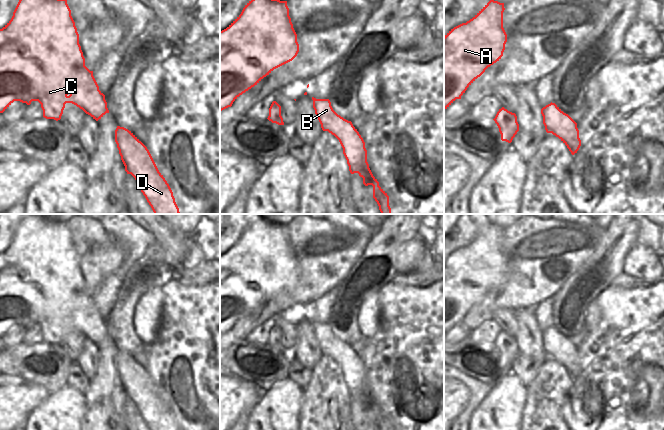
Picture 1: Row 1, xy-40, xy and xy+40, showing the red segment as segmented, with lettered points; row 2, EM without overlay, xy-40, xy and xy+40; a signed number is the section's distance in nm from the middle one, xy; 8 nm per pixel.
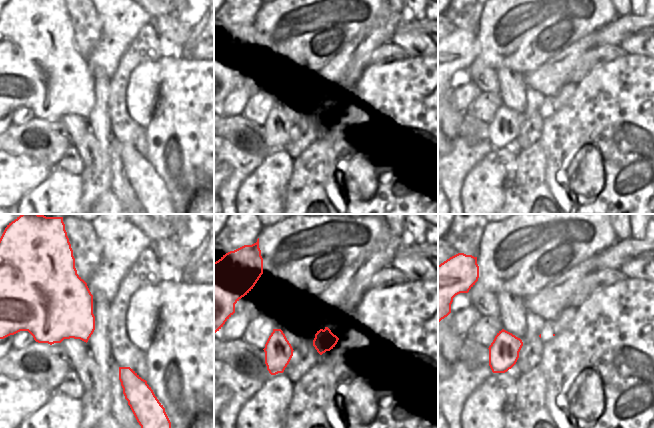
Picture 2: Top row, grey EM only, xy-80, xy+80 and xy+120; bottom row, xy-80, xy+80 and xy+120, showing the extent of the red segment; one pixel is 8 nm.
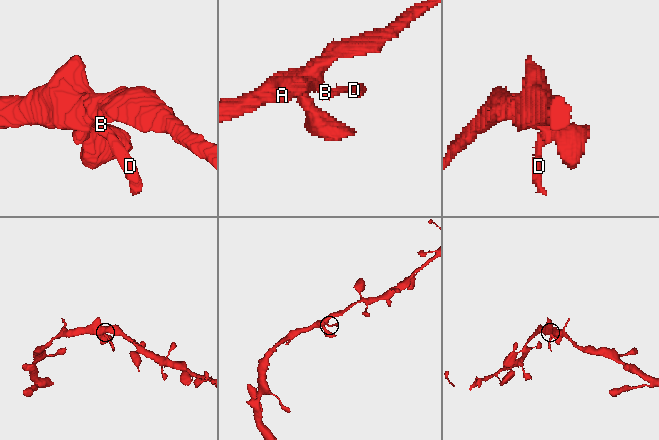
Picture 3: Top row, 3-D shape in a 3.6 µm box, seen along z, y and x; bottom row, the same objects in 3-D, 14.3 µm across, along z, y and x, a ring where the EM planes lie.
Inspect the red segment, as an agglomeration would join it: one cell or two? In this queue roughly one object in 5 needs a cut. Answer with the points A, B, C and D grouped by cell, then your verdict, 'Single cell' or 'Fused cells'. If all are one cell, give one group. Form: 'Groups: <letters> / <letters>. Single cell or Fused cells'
Groups: A B C D. Single cell

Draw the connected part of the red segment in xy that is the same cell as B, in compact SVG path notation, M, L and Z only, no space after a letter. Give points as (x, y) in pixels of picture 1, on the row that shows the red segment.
M312 97L315 114L323 131L334 135L343 148L351 174L358 173L363 178L365 186L373 186L373 198L379 206L381 214L391 214L389 196L379 186L367 162L365 142L351 121L338 115L332 108L329 99L316 99Z

